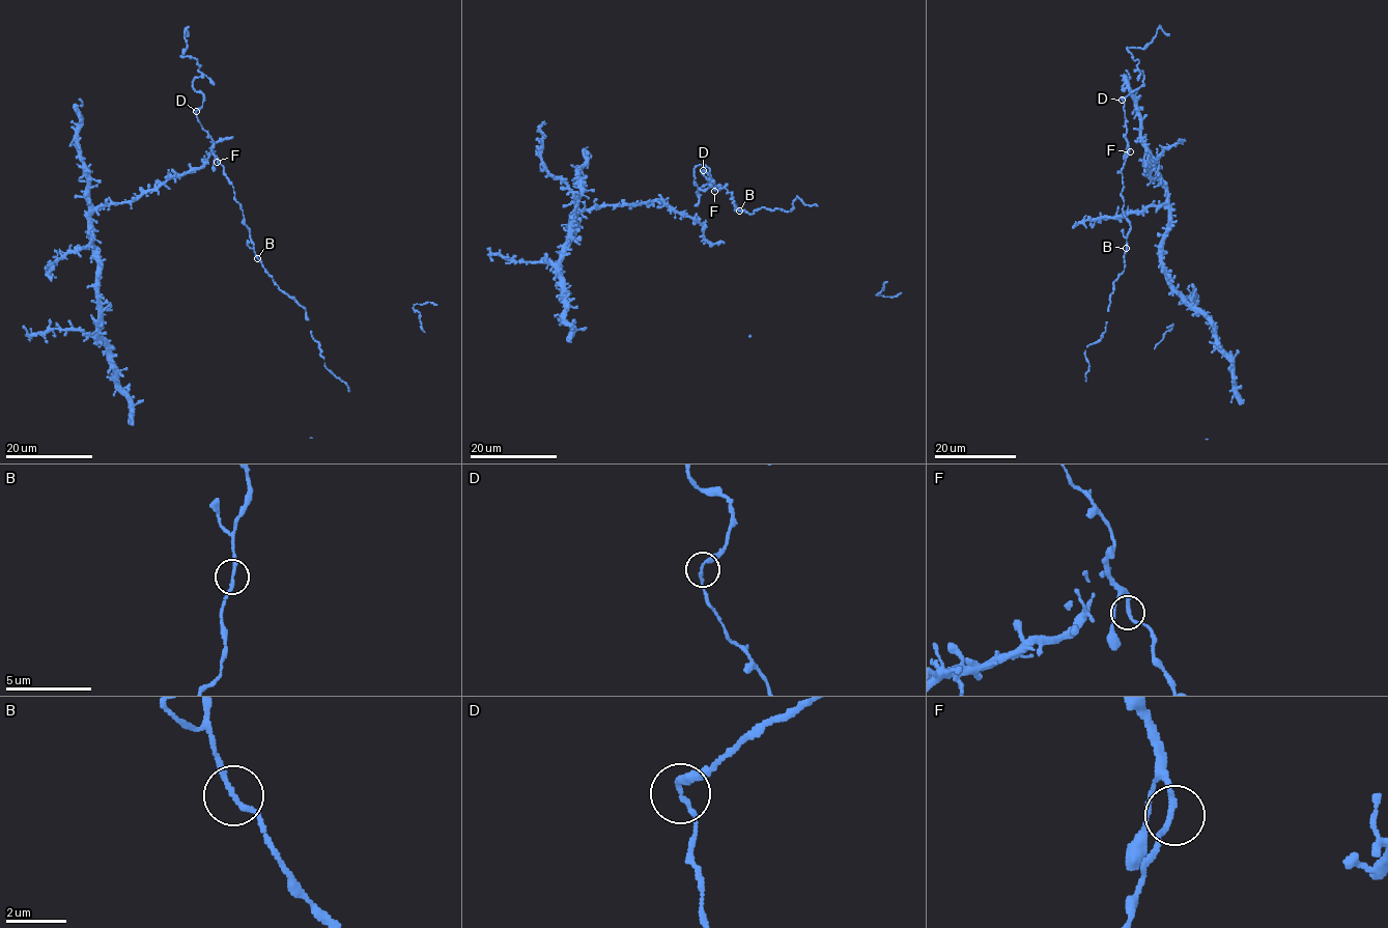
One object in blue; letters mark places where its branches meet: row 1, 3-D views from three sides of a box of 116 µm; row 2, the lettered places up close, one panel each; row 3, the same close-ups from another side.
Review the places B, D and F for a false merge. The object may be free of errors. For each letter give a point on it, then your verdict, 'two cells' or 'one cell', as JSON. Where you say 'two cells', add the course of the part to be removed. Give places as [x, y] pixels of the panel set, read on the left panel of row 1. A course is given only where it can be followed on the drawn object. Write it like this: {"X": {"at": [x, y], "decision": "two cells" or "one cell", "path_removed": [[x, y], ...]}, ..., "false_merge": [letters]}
{"B": {"at": [257, 258], "decision": "one cell"}, "D": {"at": [196, 111], "decision": "one cell"}, "F": {"at": [217, 162], "decision": "one cell"}, "false_merge": []}

